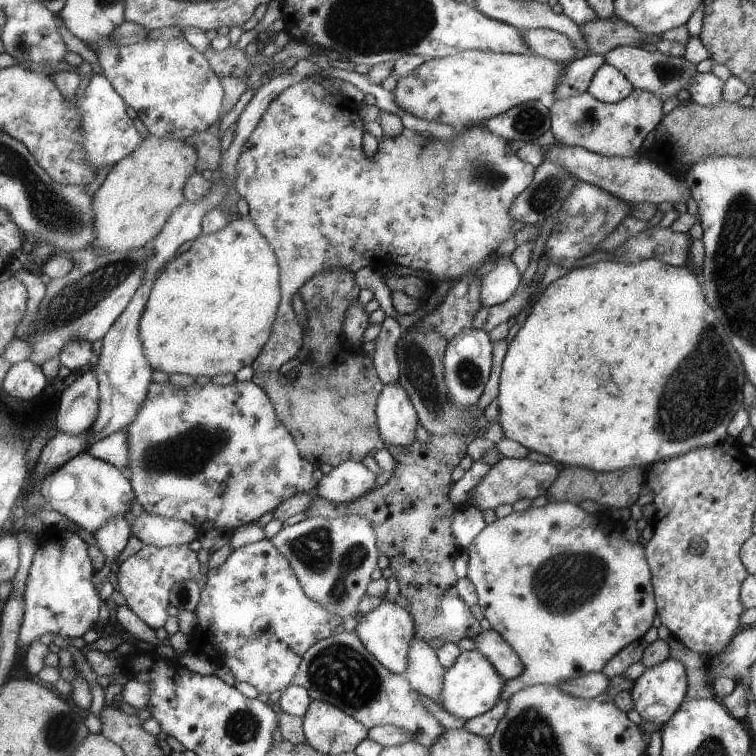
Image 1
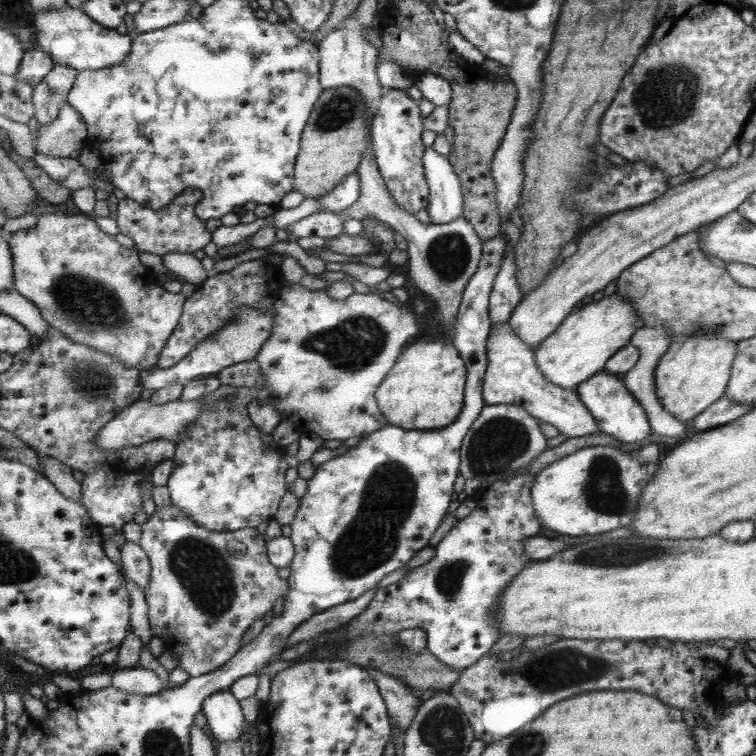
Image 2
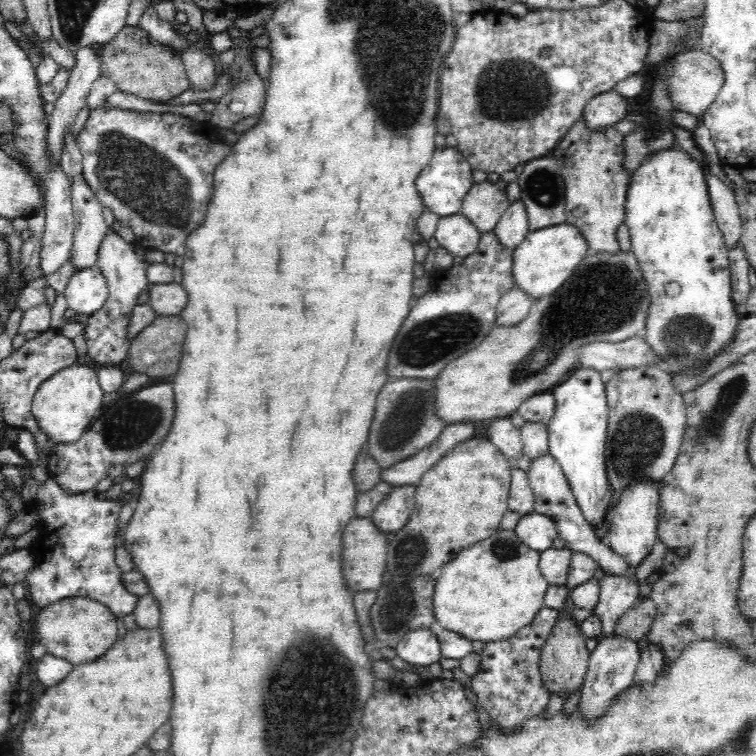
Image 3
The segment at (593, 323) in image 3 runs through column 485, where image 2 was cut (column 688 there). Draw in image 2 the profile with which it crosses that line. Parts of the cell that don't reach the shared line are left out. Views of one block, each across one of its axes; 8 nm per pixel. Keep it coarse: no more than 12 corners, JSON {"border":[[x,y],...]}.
{"border":[[670,342],[655,396],[681,421],[723,397],[738,342]]}

